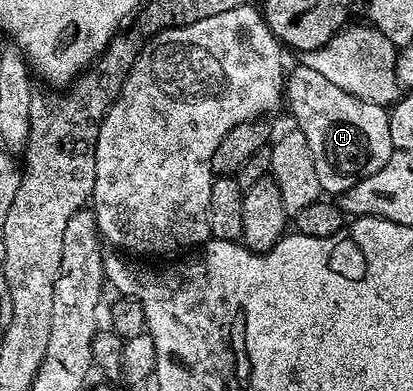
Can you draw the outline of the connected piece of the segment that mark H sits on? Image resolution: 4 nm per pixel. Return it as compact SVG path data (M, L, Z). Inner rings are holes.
M301 63L291 72L289 69L284 80L284 100L287 105L290 103L290 112L298 123L295 124L297 131L304 134L306 151L316 162L316 175L320 178L323 193L341 194L355 188L361 180L379 172L394 152L390 112L383 105L361 100L340 90L340 86L332 86L332 82L328 82L328 78L323 78L317 70Z

